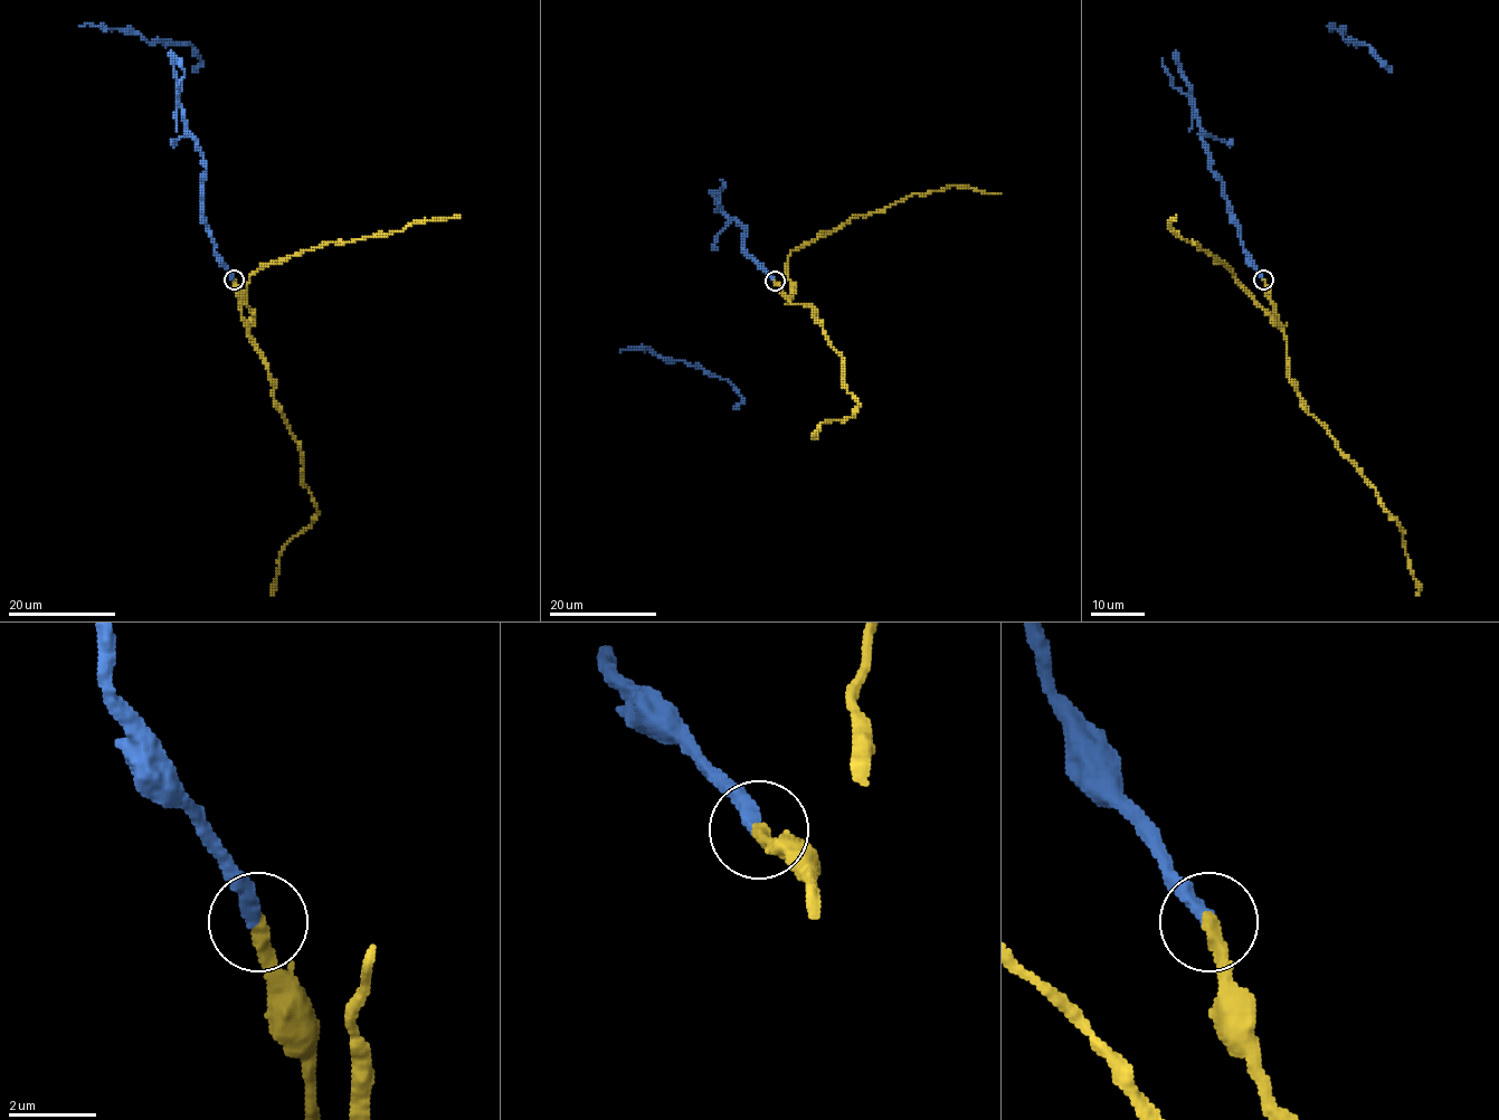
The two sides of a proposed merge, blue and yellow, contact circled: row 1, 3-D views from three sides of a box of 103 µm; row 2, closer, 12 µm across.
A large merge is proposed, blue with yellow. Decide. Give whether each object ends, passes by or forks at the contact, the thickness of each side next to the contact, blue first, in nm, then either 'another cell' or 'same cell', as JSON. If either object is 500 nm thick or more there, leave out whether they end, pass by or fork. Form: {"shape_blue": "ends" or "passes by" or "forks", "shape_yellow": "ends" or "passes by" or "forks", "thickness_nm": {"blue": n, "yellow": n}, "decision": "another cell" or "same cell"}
{"shape_blue": "ends", "shape_yellow": "ends", "thickness_nm": {"blue": 360, "yellow": 340}, "decision": "same cell"}

